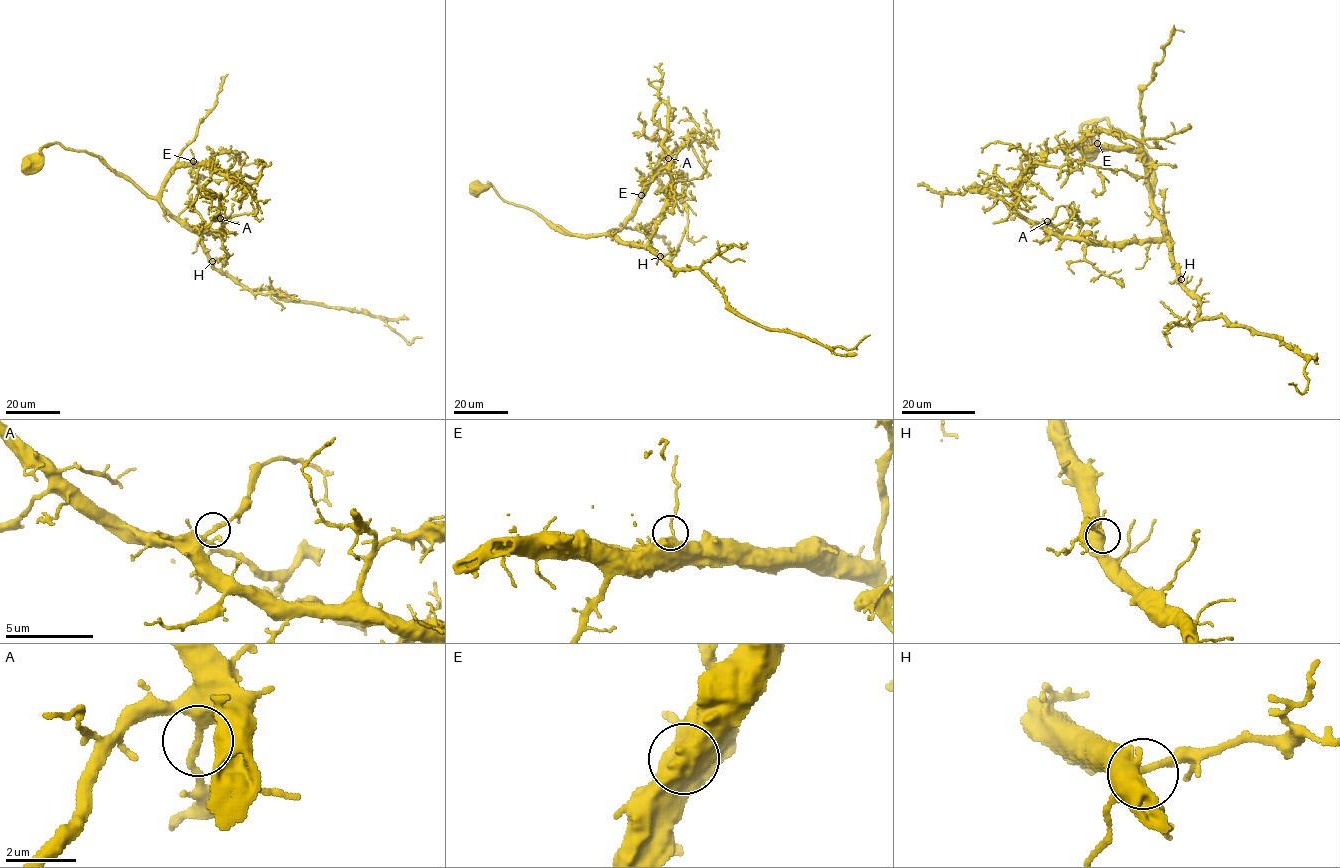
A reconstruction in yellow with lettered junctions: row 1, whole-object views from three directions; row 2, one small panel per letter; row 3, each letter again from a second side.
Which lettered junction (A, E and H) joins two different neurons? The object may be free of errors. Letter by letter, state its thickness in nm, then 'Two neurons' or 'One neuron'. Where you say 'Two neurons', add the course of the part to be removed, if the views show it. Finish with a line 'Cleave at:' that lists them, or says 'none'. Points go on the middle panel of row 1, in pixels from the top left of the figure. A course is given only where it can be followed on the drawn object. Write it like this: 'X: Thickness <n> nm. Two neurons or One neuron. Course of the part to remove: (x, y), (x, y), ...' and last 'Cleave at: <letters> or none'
A: Thickness 260 nm. Two neurons. Course of the part to remove: (668, 158), (668, 163), (656, 173)
E: Thickness 340 nm. One neuron
H: Thickness 400 nm. One neuron
Cleave at: A

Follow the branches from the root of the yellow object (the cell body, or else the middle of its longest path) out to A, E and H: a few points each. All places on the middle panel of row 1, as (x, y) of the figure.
A: (477, 188), (489, 183), (505, 201), (532, 209), (564, 233), (608, 235), (644, 246), (672, 187), (668, 158)
E: (477, 188), (489, 183), (505, 201), (532, 209), (564, 233), (581, 235), (619, 229), (641, 195)
H: (477, 188), (489, 183), (505, 201), (532, 209), (564, 233), (615, 236), (622, 241), (645, 246), (660, 256)

